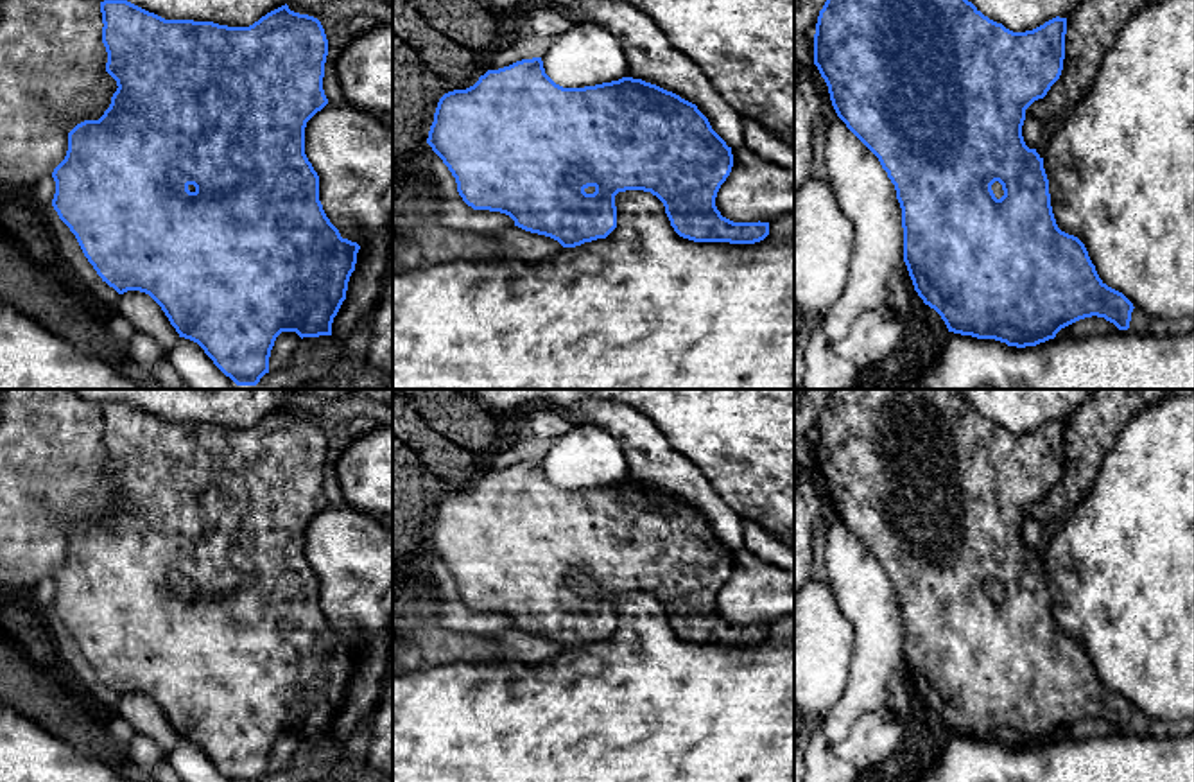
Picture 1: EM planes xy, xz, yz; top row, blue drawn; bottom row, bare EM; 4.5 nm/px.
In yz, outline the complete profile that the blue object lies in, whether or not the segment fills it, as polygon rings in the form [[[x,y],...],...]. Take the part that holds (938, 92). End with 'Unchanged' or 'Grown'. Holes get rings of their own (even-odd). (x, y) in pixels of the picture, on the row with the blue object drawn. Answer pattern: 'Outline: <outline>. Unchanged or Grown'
Outline: [[[826,0],[819,11],[814,34],[814,65],[828,86],[837,117],[878,158],[895,185],[902,208],[904,262],[914,291],[925,305],[941,316],[948,332],[1025,348],[1054,339],[1061,328],[1092,316],[1104,317],[1119,330],[1129,328],[1133,303],[1099,278],[1085,244],[1058,228],[1051,206],[1043,158],[1036,149],[1029,149],[1022,136],[1025,109],[1034,100],[1043,99],[1061,75],[1065,34],[1067,18],[1056,16],[1033,30],[1013,32],[984,16],[968,0]]]. Grown

